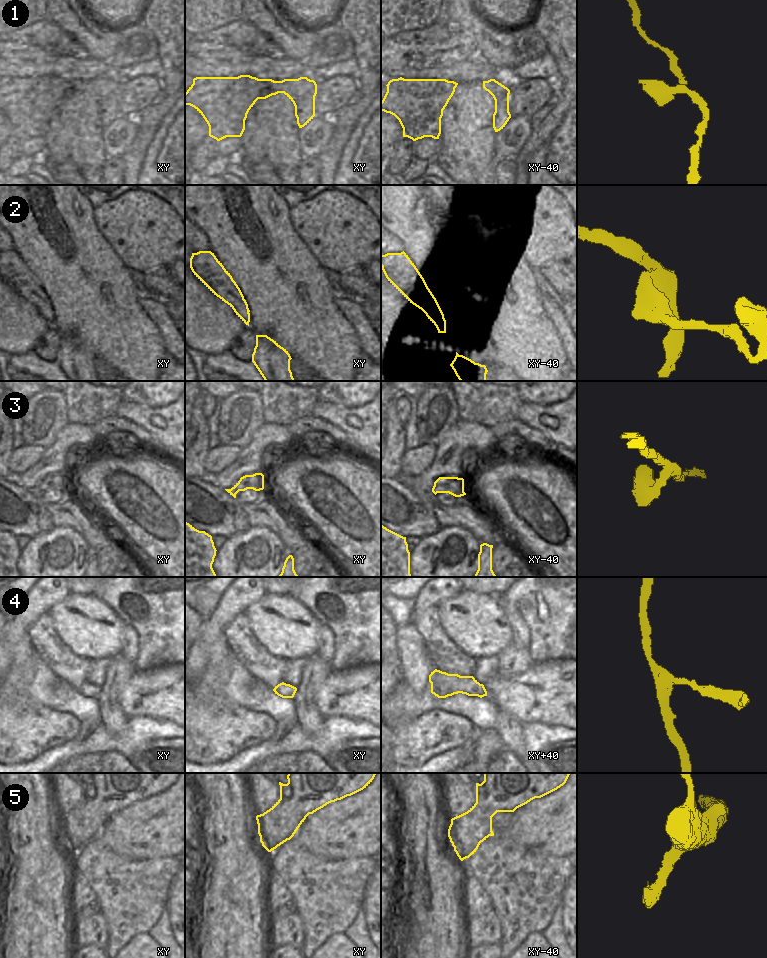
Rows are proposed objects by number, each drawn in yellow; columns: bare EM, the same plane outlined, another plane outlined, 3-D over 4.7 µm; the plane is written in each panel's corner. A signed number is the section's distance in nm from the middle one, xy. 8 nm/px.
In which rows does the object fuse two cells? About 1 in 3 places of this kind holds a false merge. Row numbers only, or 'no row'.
2

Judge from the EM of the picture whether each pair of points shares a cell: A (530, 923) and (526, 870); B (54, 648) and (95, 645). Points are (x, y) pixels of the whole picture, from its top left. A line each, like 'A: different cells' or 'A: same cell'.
A: same cell
B: different cells

